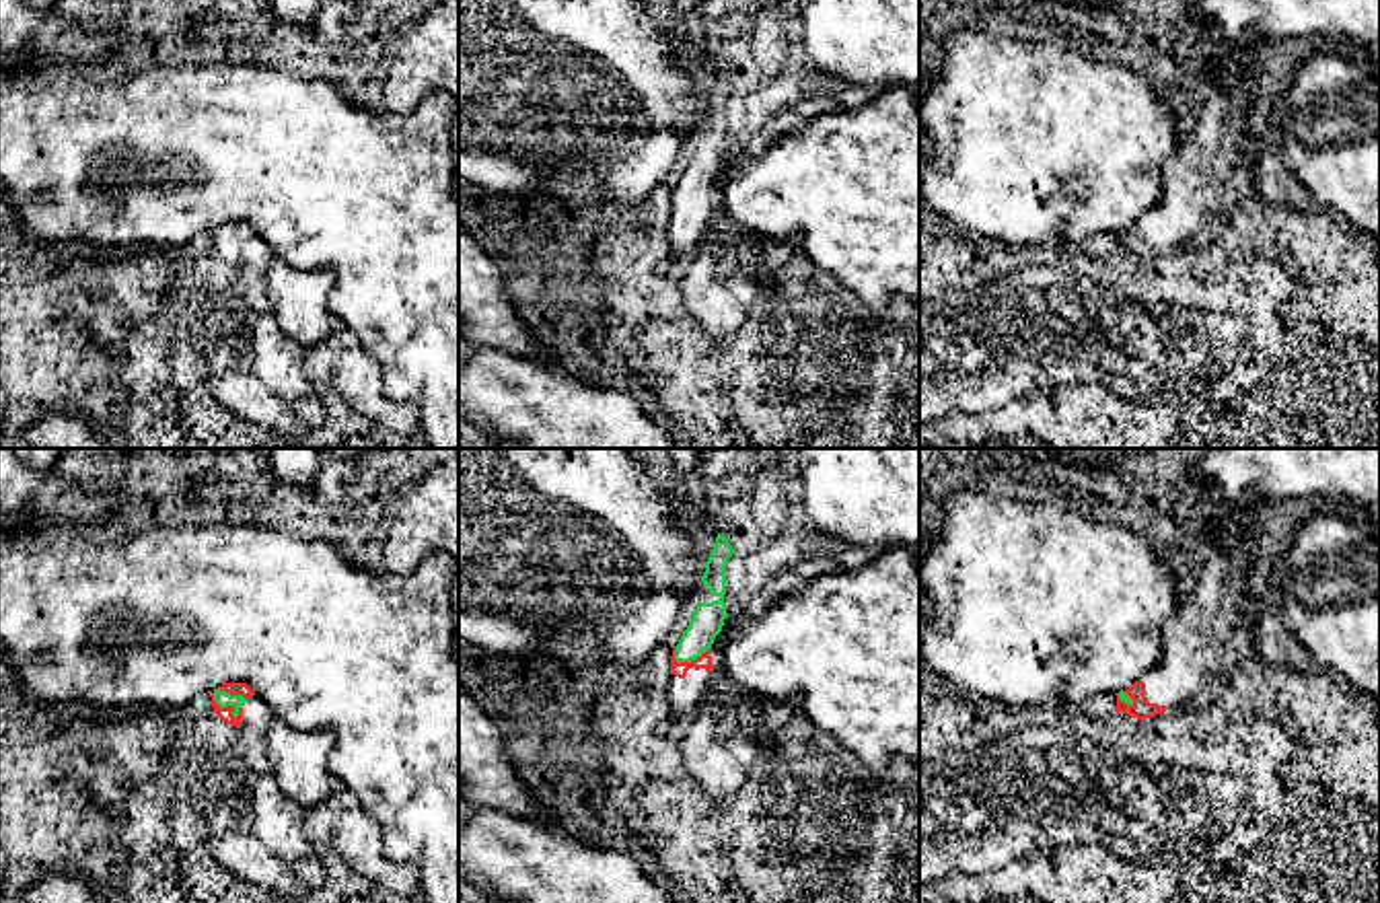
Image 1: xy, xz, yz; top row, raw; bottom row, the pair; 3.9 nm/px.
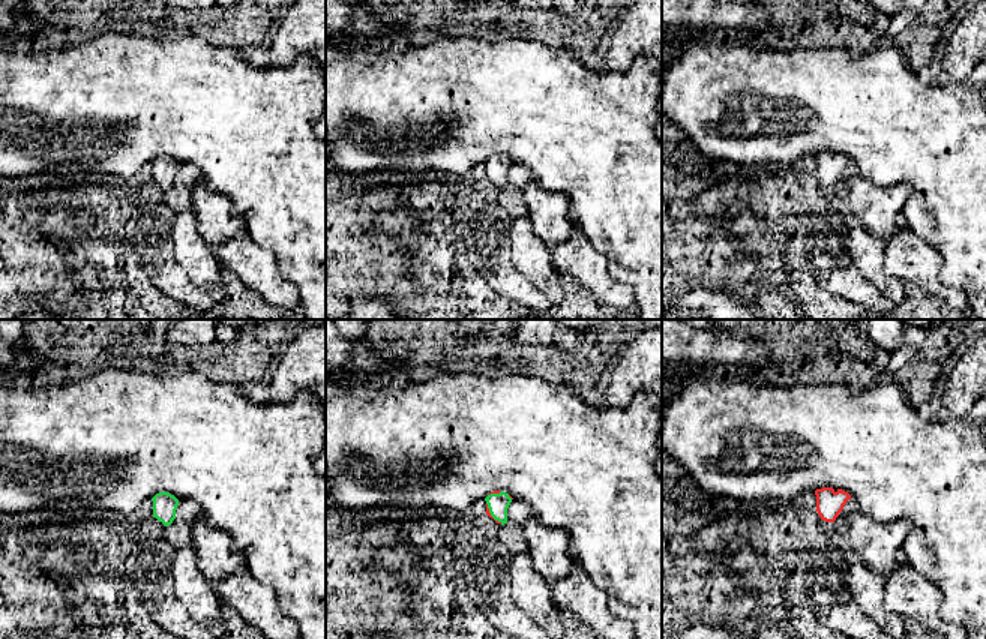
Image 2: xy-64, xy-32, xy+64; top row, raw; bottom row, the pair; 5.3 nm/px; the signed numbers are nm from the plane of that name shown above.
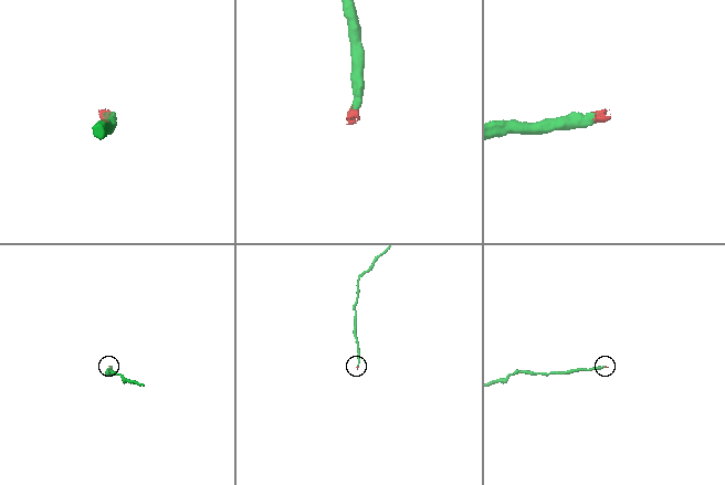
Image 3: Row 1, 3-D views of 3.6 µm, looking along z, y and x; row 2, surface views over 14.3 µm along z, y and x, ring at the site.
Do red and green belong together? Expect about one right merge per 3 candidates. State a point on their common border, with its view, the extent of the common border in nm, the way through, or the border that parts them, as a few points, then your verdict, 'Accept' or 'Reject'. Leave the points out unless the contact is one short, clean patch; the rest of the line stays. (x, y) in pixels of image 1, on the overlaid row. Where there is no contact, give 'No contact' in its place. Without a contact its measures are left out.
Touches red at xy (227, 706). Shared border 140 nm. Path across: xy (225, 714), (227, 706), (221, 698). Accept

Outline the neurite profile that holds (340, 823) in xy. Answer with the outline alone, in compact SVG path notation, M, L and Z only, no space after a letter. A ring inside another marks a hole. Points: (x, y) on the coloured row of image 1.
M341 784L306 810L302 835L319 854L337 854L350 868L389 893L411 897L420 891L415 866L385 856L380 825Z

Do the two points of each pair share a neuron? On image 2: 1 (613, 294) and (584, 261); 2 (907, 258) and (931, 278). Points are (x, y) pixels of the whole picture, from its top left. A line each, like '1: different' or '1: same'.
1: same
2: same

